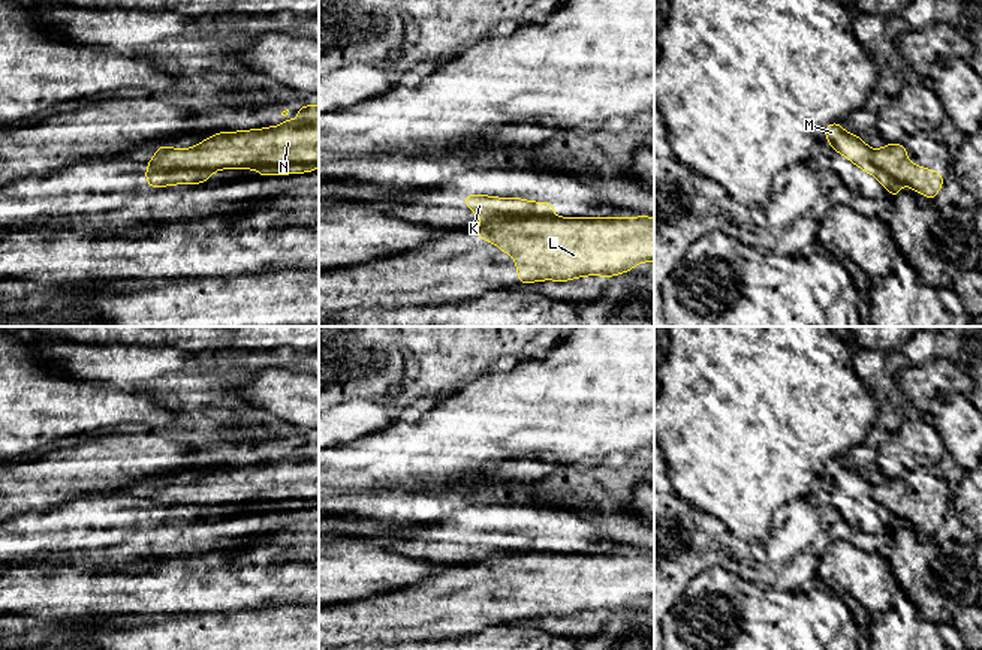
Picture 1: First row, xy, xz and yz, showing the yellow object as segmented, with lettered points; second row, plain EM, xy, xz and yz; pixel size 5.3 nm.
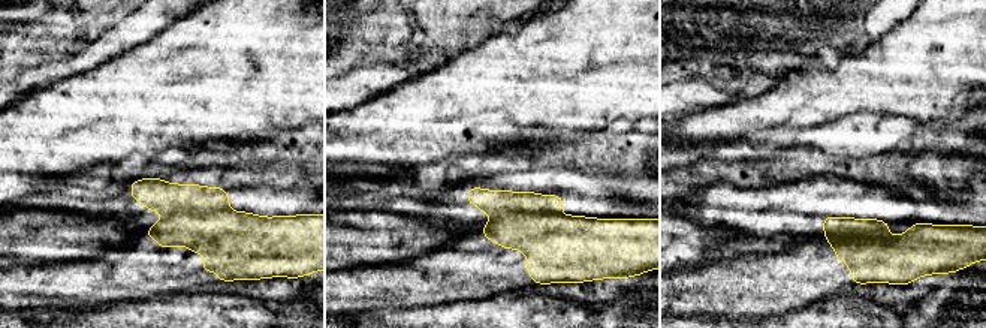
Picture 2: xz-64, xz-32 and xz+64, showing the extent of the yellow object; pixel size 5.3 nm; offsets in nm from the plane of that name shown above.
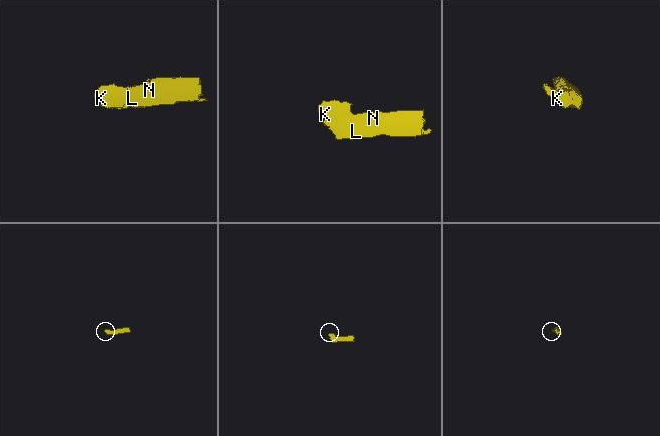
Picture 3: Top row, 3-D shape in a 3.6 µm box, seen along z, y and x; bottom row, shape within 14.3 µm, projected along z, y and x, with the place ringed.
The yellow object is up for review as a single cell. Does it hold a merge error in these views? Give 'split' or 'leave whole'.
split

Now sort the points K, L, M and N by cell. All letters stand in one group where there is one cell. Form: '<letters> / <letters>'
K M / L N

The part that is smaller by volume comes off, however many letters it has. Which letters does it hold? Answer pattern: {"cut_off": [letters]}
{"cut_off": ["K", "M"]}

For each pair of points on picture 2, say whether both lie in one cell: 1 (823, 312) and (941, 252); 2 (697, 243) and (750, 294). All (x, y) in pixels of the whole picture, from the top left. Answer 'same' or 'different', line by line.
1: different
2: different

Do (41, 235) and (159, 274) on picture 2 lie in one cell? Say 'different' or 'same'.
different

